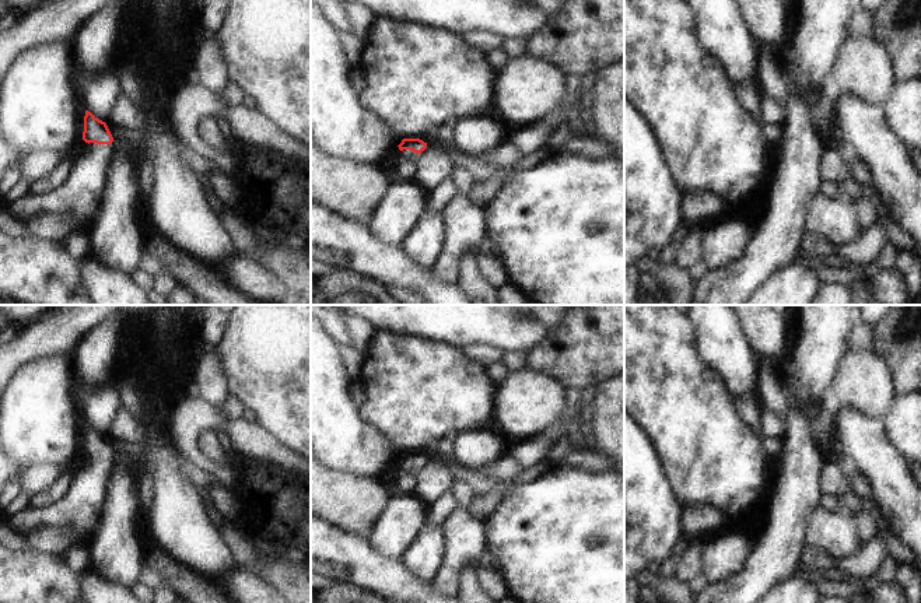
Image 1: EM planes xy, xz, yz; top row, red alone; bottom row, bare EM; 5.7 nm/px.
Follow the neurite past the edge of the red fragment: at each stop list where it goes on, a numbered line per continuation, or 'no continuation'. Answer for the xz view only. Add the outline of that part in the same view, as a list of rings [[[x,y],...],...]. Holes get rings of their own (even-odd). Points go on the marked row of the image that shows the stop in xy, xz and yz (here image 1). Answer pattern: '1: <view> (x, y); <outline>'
1: xz (406, 154); [[[403,150],[403,151],[399,152],[399,157],[400,157],[400,159],[410,159],[410,161],[413,161],[420,154],[414,152],[412,150]],[[423,151],[420,154],[423,154]]]

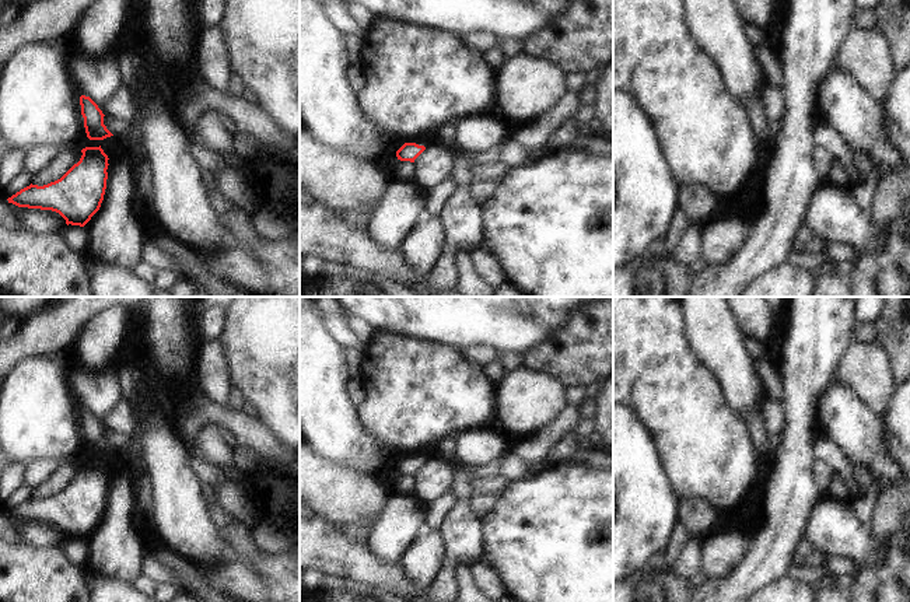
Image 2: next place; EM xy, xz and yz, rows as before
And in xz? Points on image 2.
no continuation

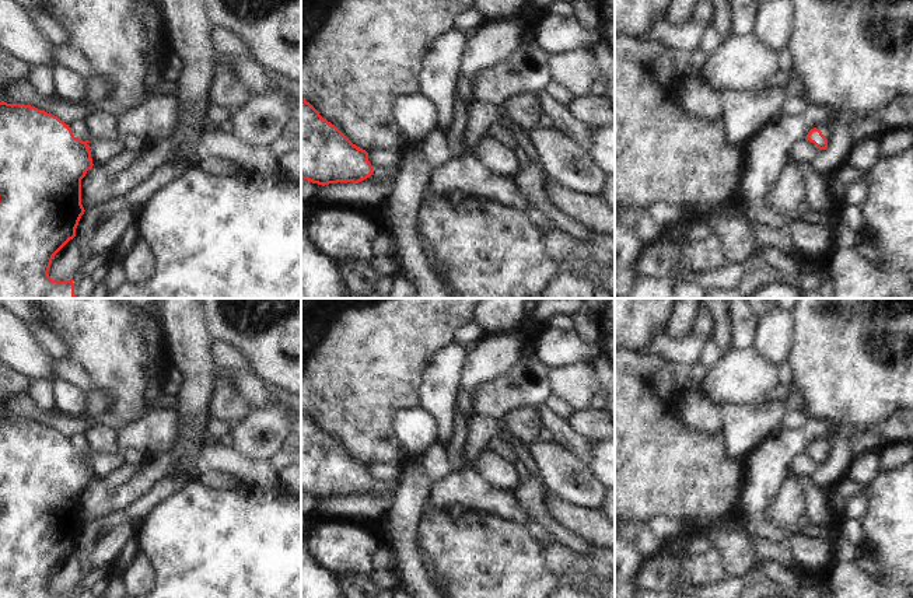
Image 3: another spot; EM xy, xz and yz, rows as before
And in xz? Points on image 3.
no continuation

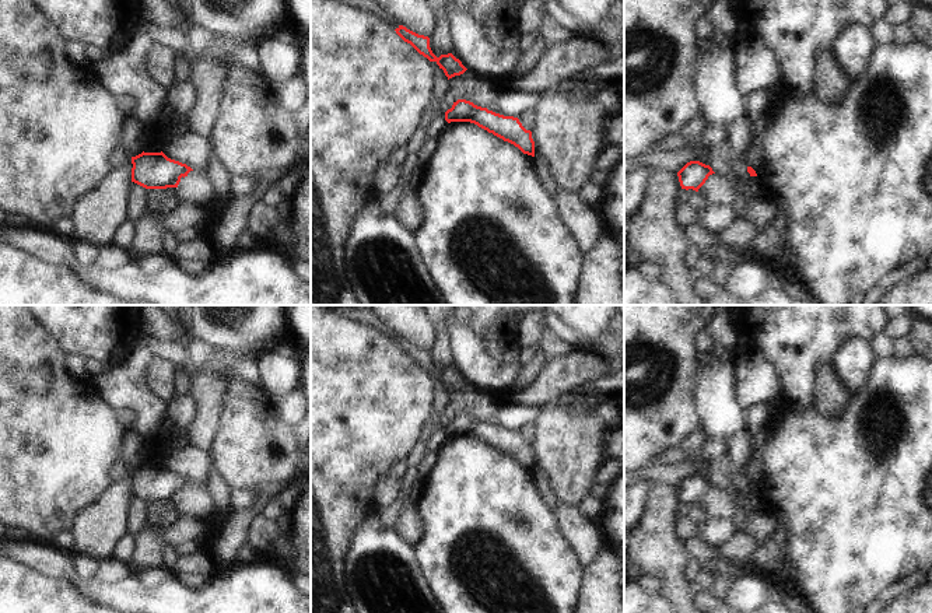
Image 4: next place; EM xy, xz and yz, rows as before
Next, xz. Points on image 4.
no continuation

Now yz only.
no continuation

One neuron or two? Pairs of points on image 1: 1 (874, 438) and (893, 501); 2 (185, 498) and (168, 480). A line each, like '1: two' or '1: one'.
1: one
2: one

